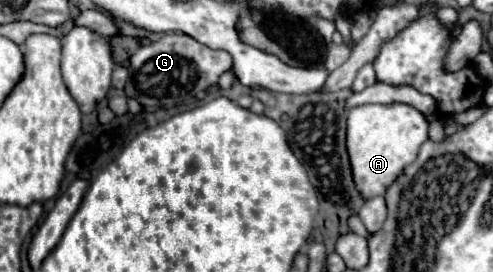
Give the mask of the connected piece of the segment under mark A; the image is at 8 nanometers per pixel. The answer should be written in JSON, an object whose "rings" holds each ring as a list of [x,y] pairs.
{"rings":[[[360,105],[348,111],[346,151],[350,159],[356,191],[364,199],[380,197],[394,183],[410,161],[418,155],[420,145],[428,139],[428,119],[410,105]]]}

